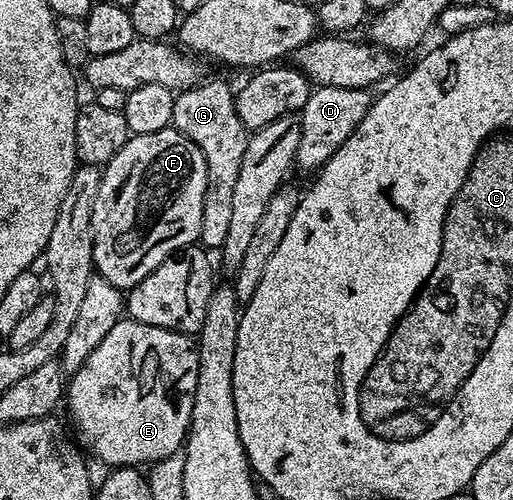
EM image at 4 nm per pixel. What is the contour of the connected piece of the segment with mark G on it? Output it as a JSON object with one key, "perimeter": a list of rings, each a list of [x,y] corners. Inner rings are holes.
{"perimeter":[[[221,79],[201,81],[185,88],[173,100],[172,126],[188,137],[199,153],[203,153],[203,161],[207,165],[207,189],[203,193],[203,221],[197,237],[202,248],[219,249],[223,241],[227,241],[233,191],[250,136],[243,121],[239,121],[234,88],[229,88]]]}

